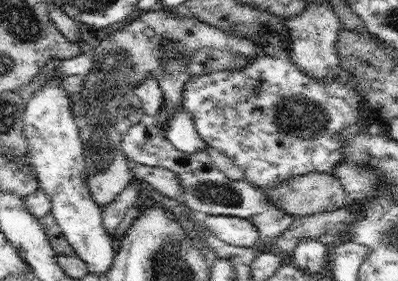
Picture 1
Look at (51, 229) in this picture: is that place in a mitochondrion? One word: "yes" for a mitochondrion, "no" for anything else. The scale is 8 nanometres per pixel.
no

